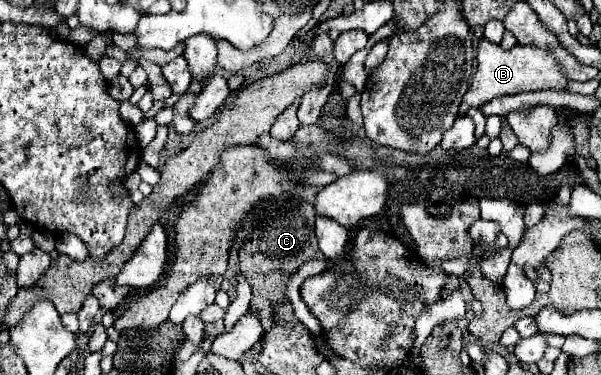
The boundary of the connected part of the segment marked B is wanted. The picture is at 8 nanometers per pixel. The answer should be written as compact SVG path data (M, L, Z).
M481 39L477 47L477 73L473 77L471 89L465 93L465 99L459 107L459 115L465 115L471 107L481 107L483 103L501 97L501 95L515 95L523 91L539 91L539 89L567 89L567 77L555 61L555 55L551 49L543 47L527 47L527 45L515 45L511 51L503 51L499 45Z

